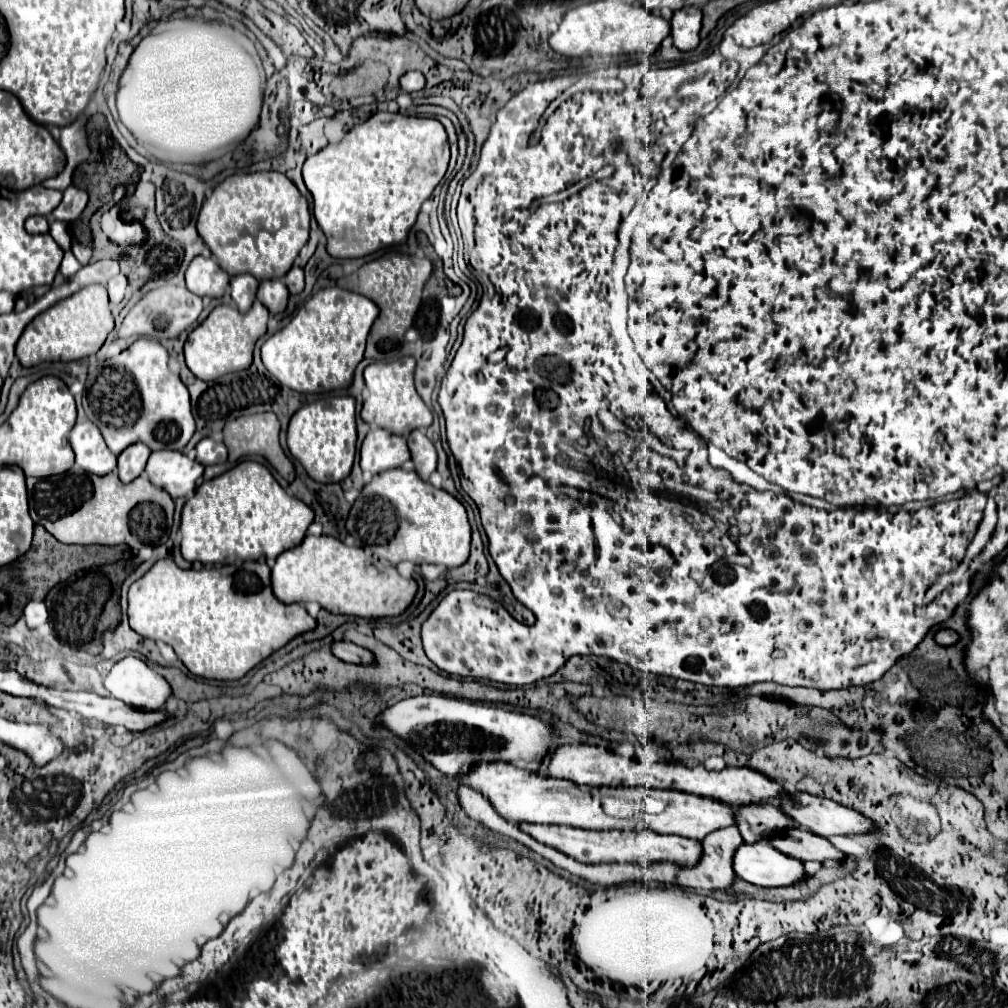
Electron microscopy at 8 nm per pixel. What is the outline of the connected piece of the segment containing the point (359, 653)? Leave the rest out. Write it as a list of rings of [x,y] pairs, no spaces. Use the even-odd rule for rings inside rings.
[[[336,641],[330,645],[330,651],[334,657],[346,661],[346,663],[372,663],[372,653],[364,647],[358,647],[354,643],[348,643],[348,641]]]

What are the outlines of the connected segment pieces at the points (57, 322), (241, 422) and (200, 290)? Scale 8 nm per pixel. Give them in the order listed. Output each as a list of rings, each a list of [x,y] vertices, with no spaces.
[[[88,285],[34,317],[16,343],[16,357],[24,367],[34,367],[40,361],[76,361],[94,355],[112,329],[114,317],[108,307],[106,287]]]
[[[262,413],[262,415],[246,415],[242,419],[234,419],[230,423],[226,423],[224,427],[224,443],[230,451],[230,461],[236,463],[240,457],[244,455],[262,455],[268,459],[268,463],[286,479],[286,481],[294,481],[296,477],[296,471],[294,471],[294,465],[292,461],[286,457],[286,453],[282,451],[280,447],[280,441],[278,441],[278,433],[280,433],[280,421],[274,413]]]
[[[198,255],[186,269],[186,285],[200,297],[222,297],[228,287],[228,273],[214,259]]]

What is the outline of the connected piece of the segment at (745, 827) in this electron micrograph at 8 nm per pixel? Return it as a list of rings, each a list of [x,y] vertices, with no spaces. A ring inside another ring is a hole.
[[[748,803],[734,807],[734,821],[746,843],[762,841],[792,827],[792,821],[772,803]]]

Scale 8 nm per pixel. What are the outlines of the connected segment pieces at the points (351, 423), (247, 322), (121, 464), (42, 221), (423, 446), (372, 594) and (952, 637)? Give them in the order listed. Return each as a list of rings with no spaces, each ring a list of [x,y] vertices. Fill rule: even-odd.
[[[334,395],[300,407],[288,427],[288,449],[304,465],[306,473],[320,483],[338,483],[350,475],[356,451],[354,397]]]
[[[254,301],[252,309],[244,315],[230,305],[214,307],[212,313],[206,317],[206,321],[200,323],[186,339],[184,355],[188,369],[202,381],[214,381],[230,371],[242,371],[250,367],[254,343],[266,333],[266,323],[268,323],[268,309],[258,301]]]
[[[134,443],[132,447],[126,447],[118,455],[118,475],[120,475],[122,483],[130,483],[136,477],[140,477],[150,453],[152,453],[150,447],[146,447],[144,443]]]
[[[34,215],[25,222],[25,228],[30,234],[48,233],[48,221],[42,215]]]
[[[416,429],[408,437],[408,449],[412,453],[412,461],[416,463],[416,473],[424,481],[428,481],[430,473],[436,471],[436,459],[438,459],[432,441],[420,429]]]
[[[306,535],[304,541],[288,551],[284,551],[278,559],[276,565],[272,567],[272,589],[274,595],[282,603],[308,603],[302,604],[305,608],[309,603],[320,603],[324,609],[336,615],[354,615],[354,617],[366,617],[366,619],[376,619],[376,617],[394,617],[404,613],[404,609],[412,603],[416,595],[416,581],[414,579],[404,579],[396,567],[380,565],[378,561],[373,561],[372,551],[364,547],[348,547],[340,539],[328,537],[328,535]]]
[[[940,629],[940,631],[936,631],[934,641],[936,641],[938,645],[952,645],[952,643],[958,641],[958,635],[956,635],[952,629]]]

